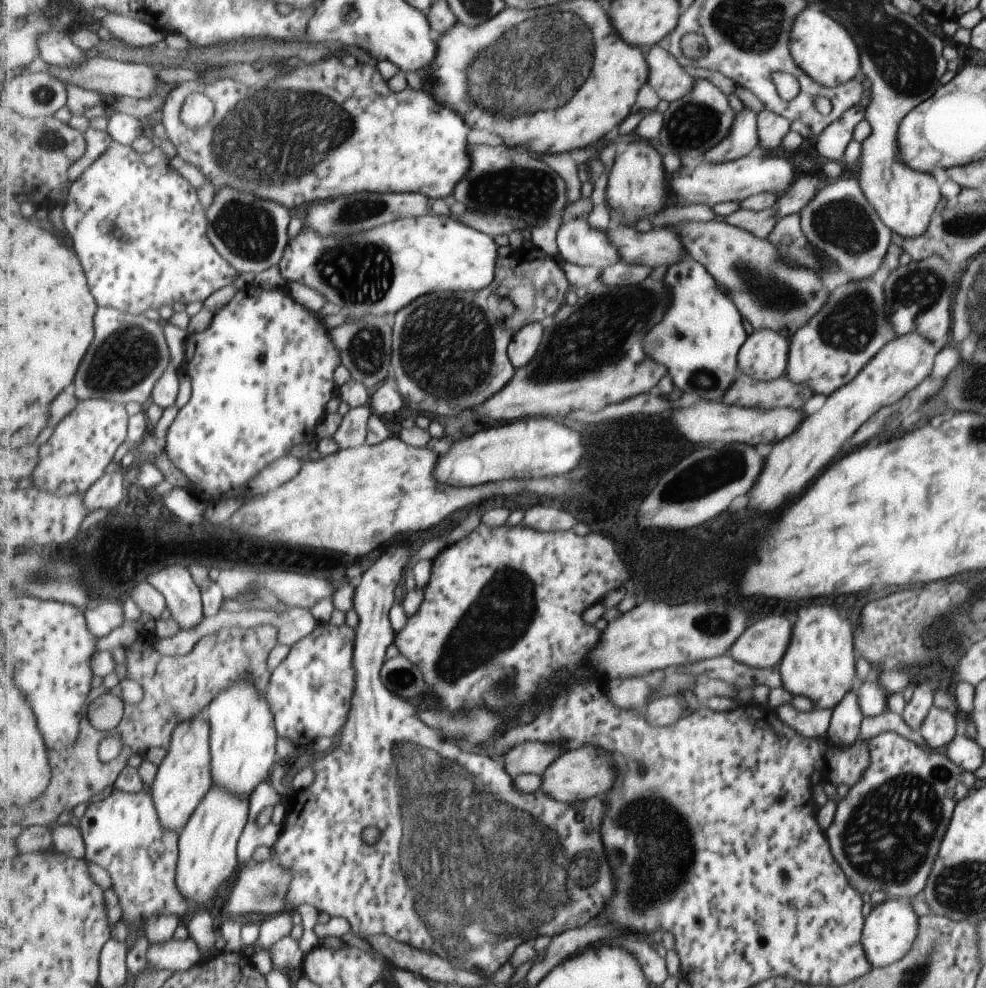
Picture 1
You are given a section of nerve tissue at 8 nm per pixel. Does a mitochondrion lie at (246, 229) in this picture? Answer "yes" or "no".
yes

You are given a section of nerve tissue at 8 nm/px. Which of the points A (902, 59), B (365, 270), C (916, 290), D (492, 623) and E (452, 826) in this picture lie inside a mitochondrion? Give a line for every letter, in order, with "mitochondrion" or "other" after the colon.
A: mitochondrion
B: mitochondrion
C: mitochondrion
D: mitochondrion
E: mitochondrion

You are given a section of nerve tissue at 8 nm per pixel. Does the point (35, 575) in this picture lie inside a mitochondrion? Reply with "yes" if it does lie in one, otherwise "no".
yes

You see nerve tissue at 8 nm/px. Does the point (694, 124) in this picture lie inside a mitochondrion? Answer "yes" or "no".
yes

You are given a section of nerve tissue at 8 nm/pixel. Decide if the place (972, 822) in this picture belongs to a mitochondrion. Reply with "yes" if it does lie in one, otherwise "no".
no

